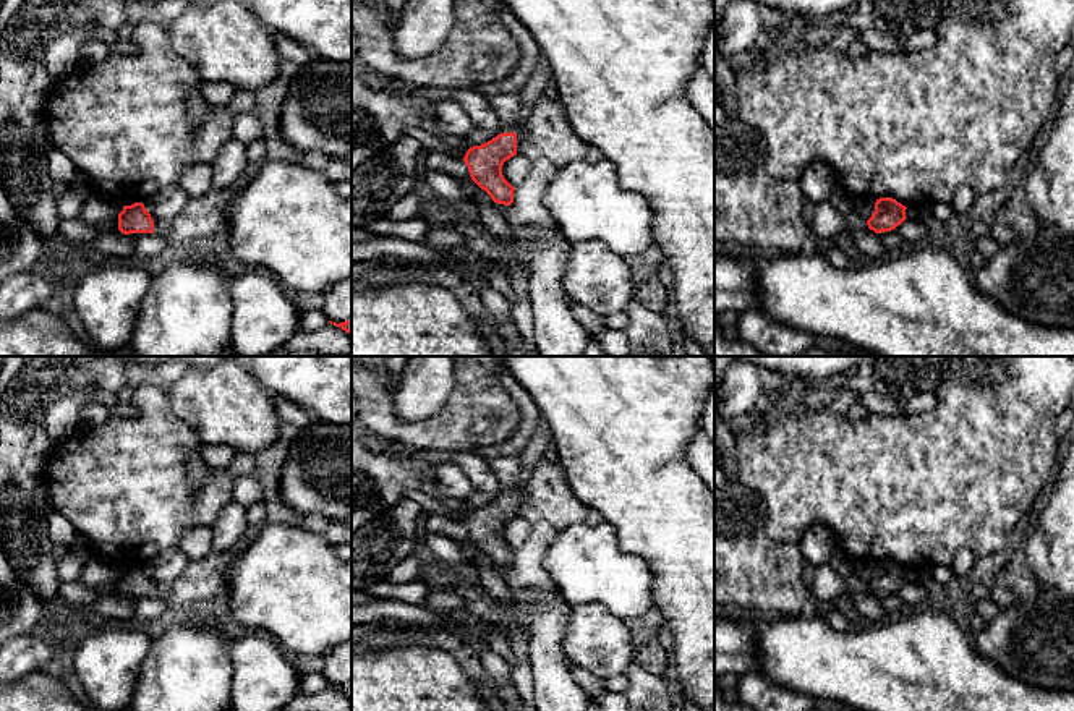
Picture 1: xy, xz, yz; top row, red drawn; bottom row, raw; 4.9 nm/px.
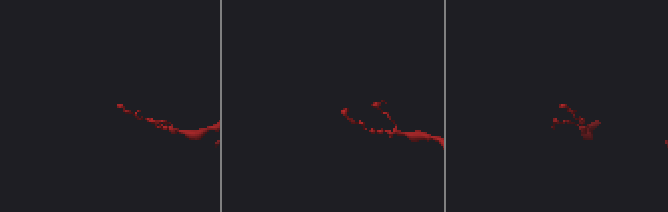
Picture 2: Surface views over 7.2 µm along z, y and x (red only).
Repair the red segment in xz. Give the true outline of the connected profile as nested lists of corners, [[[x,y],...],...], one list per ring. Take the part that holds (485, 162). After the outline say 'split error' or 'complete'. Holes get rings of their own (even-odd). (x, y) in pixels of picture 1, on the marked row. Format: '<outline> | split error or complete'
[[[510,131],[470,147],[463,157],[471,180],[497,204],[514,202],[515,188],[502,175],[504,162],[514,155],[517,155],[517,134]]] | complete

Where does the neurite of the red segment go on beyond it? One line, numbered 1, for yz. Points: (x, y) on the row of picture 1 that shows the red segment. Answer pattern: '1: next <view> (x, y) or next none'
1: next none

